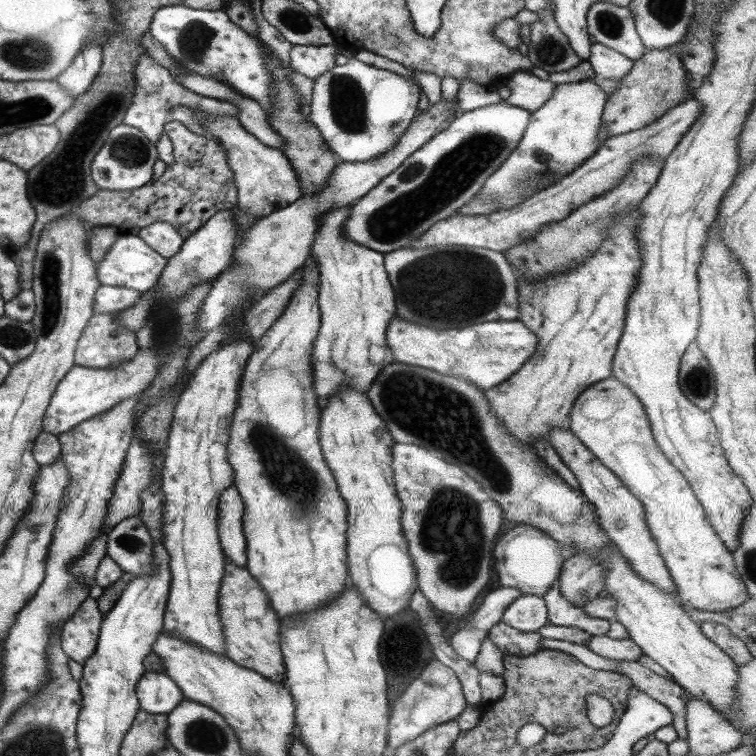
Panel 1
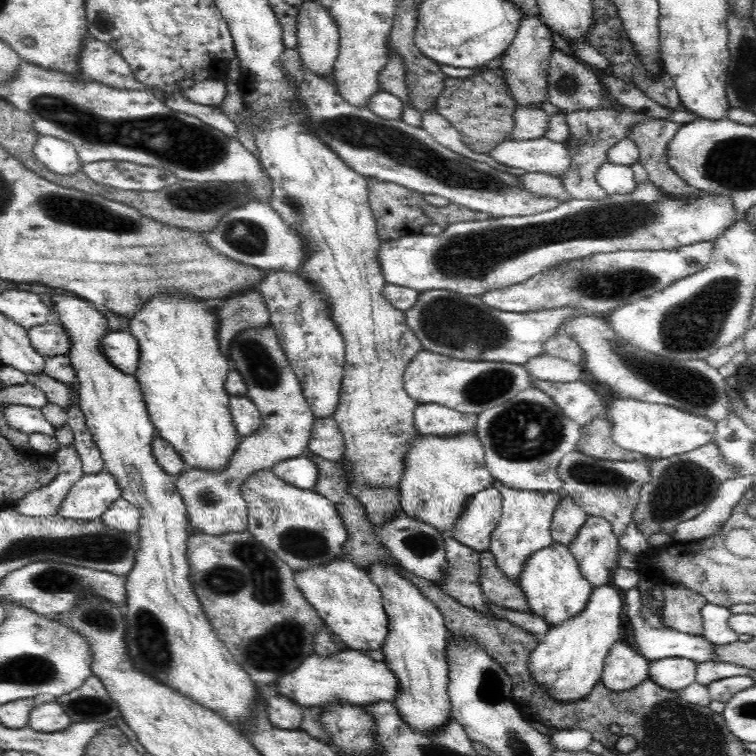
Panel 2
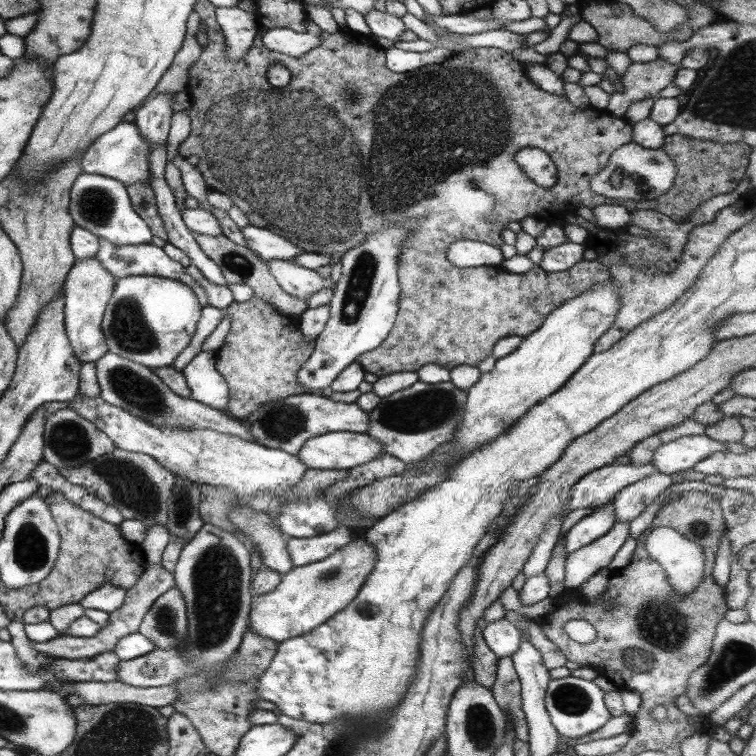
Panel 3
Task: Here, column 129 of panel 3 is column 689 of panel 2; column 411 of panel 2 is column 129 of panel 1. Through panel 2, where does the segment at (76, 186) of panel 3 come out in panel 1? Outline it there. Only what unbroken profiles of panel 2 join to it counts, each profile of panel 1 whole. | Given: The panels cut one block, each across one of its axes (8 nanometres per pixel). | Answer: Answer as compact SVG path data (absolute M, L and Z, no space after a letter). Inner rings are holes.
M119 235L102 260L97 262L95 277L101 286L127 287L143 293L155 287L155 282L165 266L166 259L149 248L138 235Z

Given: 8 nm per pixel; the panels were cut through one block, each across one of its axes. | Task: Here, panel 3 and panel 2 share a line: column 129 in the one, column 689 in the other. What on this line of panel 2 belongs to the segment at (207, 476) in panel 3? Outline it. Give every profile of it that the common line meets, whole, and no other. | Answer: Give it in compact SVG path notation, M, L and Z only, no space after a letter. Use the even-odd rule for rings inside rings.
M619 399L606 408L606 417L612 425L612 438L624 450L649 457L666 459L690 452L713 442L715 422L682 412L672 406L649 404L633 399Z

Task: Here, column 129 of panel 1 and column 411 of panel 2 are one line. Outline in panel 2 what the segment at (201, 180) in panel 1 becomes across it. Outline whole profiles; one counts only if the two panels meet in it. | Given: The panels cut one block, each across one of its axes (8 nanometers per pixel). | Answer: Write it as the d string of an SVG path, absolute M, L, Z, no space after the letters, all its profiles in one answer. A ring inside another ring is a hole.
M367 178L368 201L372 214L375 216L375 231L380 241L396 240L406 235L417 235L428 224L440 225L446 229L452 224L466 221L491 219L488 212L476 212L456 203L437 207L428 203L426 196L403 188L392 182L381 182L376 178Z

